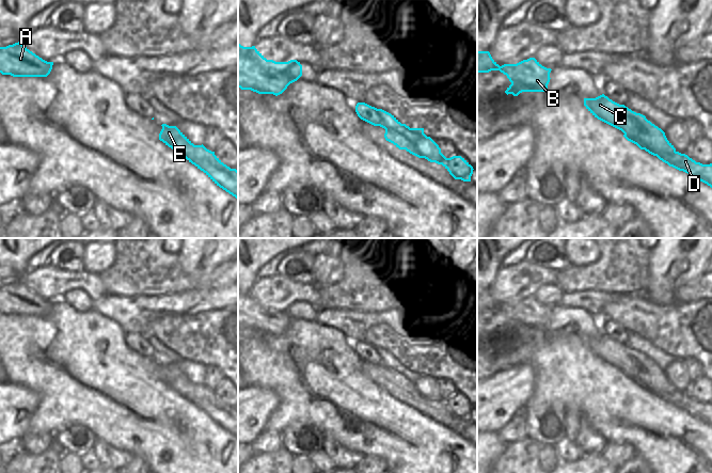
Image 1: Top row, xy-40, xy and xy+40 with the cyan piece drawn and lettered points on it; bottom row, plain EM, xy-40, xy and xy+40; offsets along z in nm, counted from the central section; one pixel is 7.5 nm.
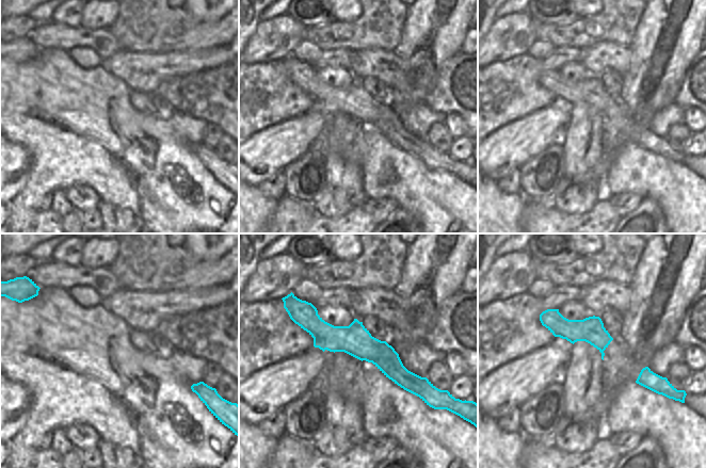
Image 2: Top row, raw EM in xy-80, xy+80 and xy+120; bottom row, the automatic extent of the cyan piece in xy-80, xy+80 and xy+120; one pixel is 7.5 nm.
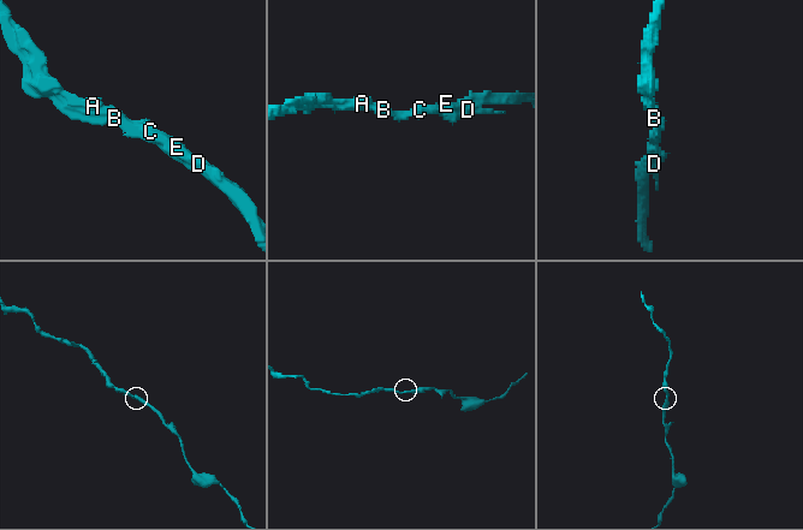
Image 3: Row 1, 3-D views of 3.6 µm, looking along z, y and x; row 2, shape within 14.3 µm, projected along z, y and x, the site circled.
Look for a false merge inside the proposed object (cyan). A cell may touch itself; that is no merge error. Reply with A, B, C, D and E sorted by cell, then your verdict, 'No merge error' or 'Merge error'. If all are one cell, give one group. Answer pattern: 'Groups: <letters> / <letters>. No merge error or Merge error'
Groups: A B C D E. No merge error.

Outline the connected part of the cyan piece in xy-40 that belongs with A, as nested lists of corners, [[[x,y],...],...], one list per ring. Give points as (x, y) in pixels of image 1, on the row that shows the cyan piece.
[[[21,43],[0,47],[0,73],[13,77],[47,77],[53,62],[47,62]]]

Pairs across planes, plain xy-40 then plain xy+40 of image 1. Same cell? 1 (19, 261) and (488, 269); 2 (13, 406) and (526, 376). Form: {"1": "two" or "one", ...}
{"1": "one", "2": "one"}

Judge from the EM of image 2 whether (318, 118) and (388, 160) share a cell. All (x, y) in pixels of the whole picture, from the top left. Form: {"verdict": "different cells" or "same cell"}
{"verdict": "different cells"}

